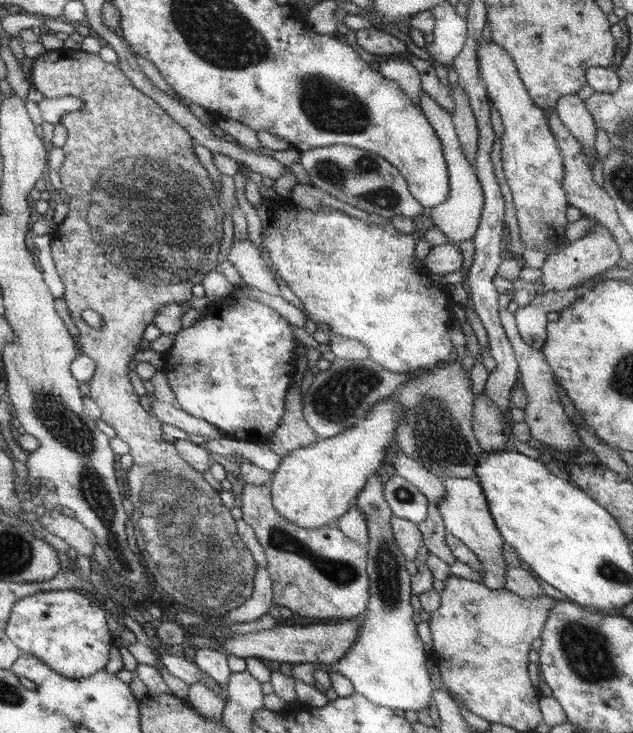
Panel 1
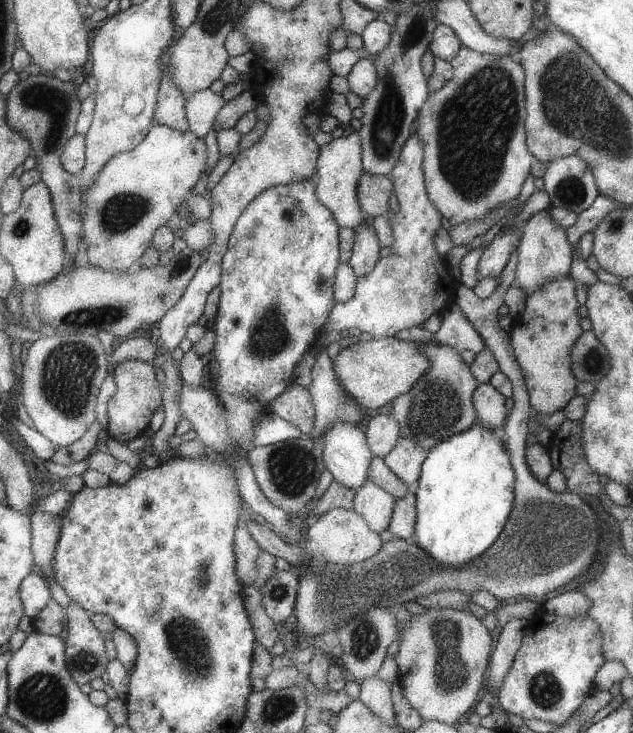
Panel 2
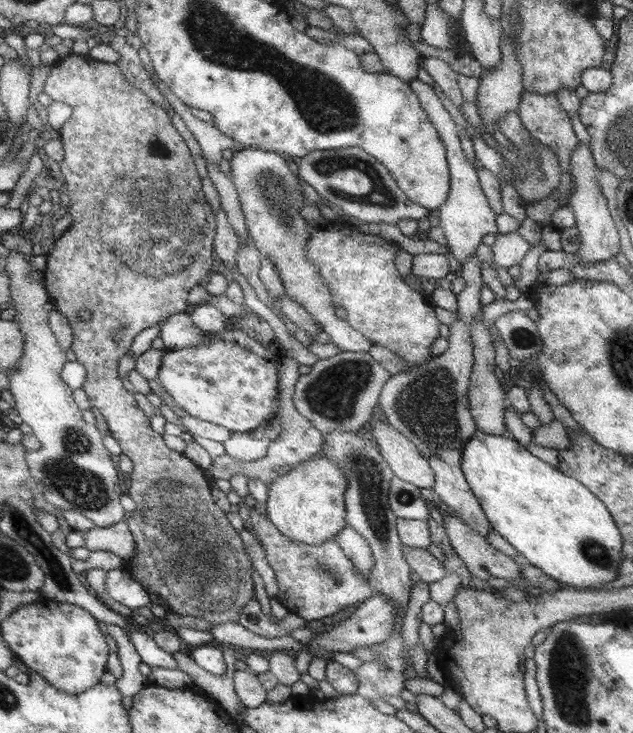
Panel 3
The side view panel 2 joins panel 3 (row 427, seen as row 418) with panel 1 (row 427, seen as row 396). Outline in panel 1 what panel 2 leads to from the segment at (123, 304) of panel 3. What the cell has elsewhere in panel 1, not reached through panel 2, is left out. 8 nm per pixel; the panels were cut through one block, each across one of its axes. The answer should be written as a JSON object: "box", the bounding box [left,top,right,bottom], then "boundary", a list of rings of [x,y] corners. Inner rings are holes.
{"box":[32,48,255,622],"boundary":[[[65,48],[53,50],[53,52],[45,52],[35,59],[32,82],[33,86],[41,92],[45,99],[57,98],[58,96],[74,96],[82,102],[77,110],[65,113],[60,120],[60,123],[63,124],[67,132],[67,138],[62,146],[64,161],[61,163],[58,175],[63,186],[63,192],[67,194],[69,202],[67,204],[68,214],[64,218],[64,221],[54,228],[50,240],[50,251],[55,272],[59,276],[61,283],[65,286],[62,299],[65,301],[65,305],[67,305],[71,320],[75,323],[75,327],[79,331],[79,335],[75,339],[77,347],[80,347],[81,354],[90,358],[95,365],[93,376],[88,382],[89,399],[95,401],[97,407],[99,407],[101,420],[107,426],[113,428],[115,437],[127,444],[128,453],[132,458],[132,465],[128,470],[128,499],[132,504],[132,512],[129,520],[131,520],[132,526],[134,527],[133,534],[137,550],[139,550],[138,556],[144,562],[147,572],[155,580],[155,584],[157,584],[158,588],[161,588],[158,593],[160,600],[163,599],[163,607],[165,608],[163,622],[171,621],[176,613],[186,612],[186,608],[191,608],[193,610],[192,612],[197,612],[196,614],[202,614],[207,618],[216,619],[221,622],[222,615],[241,606],[251,594],[254,578],[249,578],[247,574],[253,574],[255,572],[255,562],[253,562],[252,553],[241,544],[241,540],[239,540],[240,536],[237,536],[238,530],[235,530],[235,522],[229,516],[227,508],[219,502],[219,498],[217,498],[218,492],[215,492],[215,489],[211,488],[205,482],[204,478],[201,478],[199,471],[189,466],[181,458],[176,447],[167,444],[167,442],[163,442],[161,428],[159,428],[161,424],[155,420],[155,416],[149,416],[141,408],[141,404],[137,402],[137,396],[135,396],[133,388],[129,386],[129,378],[127,378],[127,364],[129,364],[131,356],[139,350],[139,344],[142,344],[139,334],[143,334],[145,328],[153,323],[153,316],[156,312],[165,304],[181,304],[181,302],[189,301],[193,298],[191,288],[194,285],[199,285],[211,270],[217,269],[217,254],[222,235],[221,220],[223,214],[218,203],[218,198],[215,198],[215,188],[211,186],[211,180],[209,180],[207,172],[203,170],[203,166],[193,156],[193,150],[191,150],[191,144],[193,142],[187,136],[188,131],[184,127],[181,127],[179,123],[173,122],[170,116],[164,110],[161,110],[161,107],[157,106],[157,103],[153,102],[148,95],[137,90],[127,75],[124,74],[124,71],[119,70],[116,65],[101,62],[97,53],[85,53],[81,50],[74,51],[73,49]],[[85,309],[92,310],[99,315],[99,318],[101,318],[101,326],[99,328],[89,328],[87,324],[84,324],[81,318],[81,311]]]}

